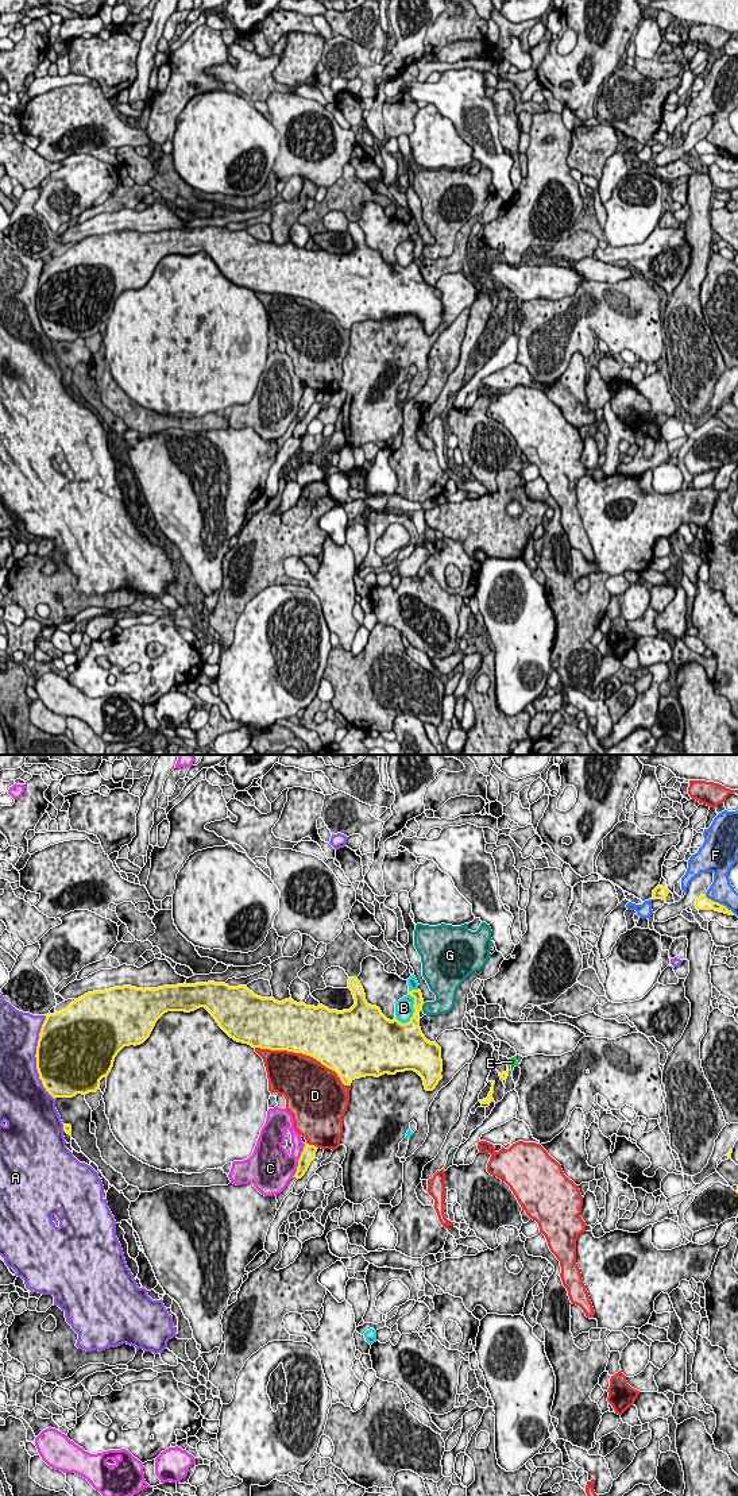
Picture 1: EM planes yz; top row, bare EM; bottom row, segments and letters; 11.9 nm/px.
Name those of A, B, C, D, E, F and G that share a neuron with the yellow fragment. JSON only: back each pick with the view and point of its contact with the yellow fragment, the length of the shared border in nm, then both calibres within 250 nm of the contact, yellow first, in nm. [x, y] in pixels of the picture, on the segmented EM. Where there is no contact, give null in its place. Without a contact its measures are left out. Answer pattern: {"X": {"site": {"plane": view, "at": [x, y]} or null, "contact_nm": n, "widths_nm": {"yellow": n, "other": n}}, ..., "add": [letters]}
{"E": {"site": null}, "add": ["E"]}

